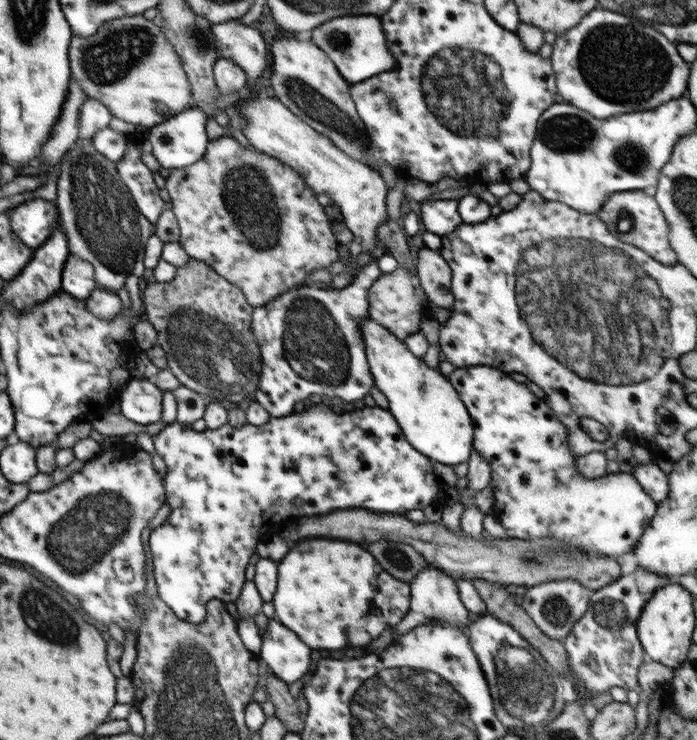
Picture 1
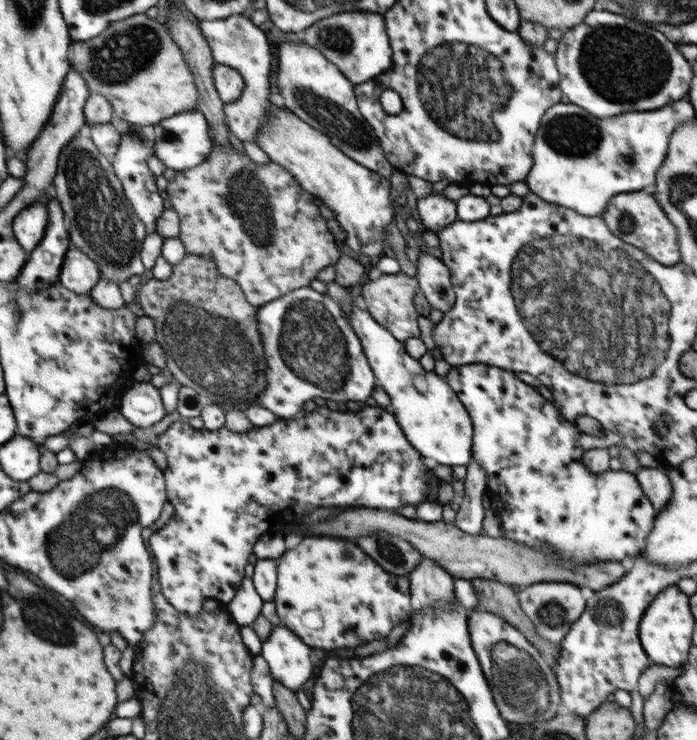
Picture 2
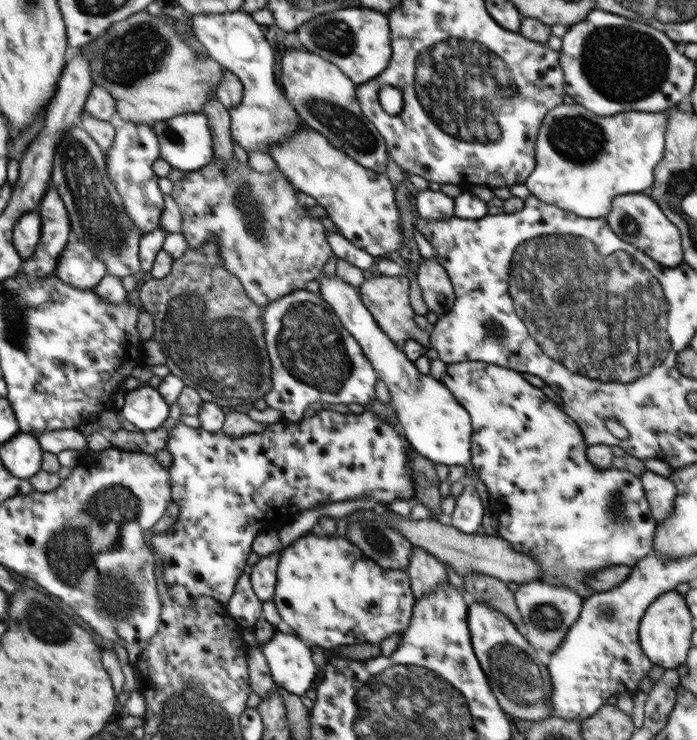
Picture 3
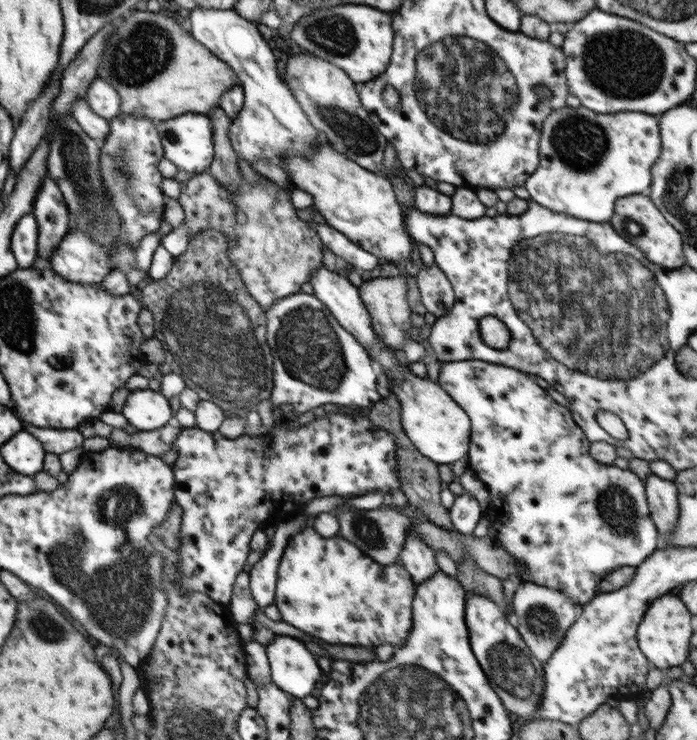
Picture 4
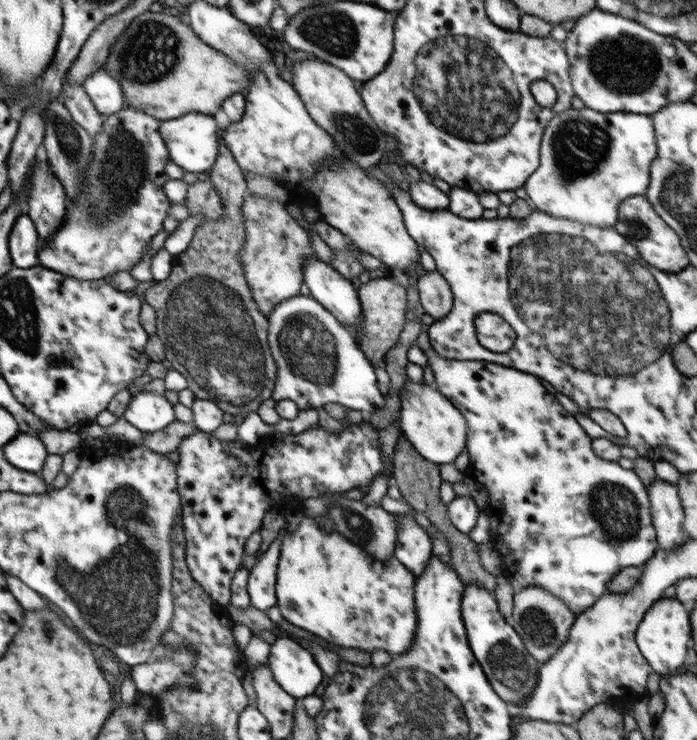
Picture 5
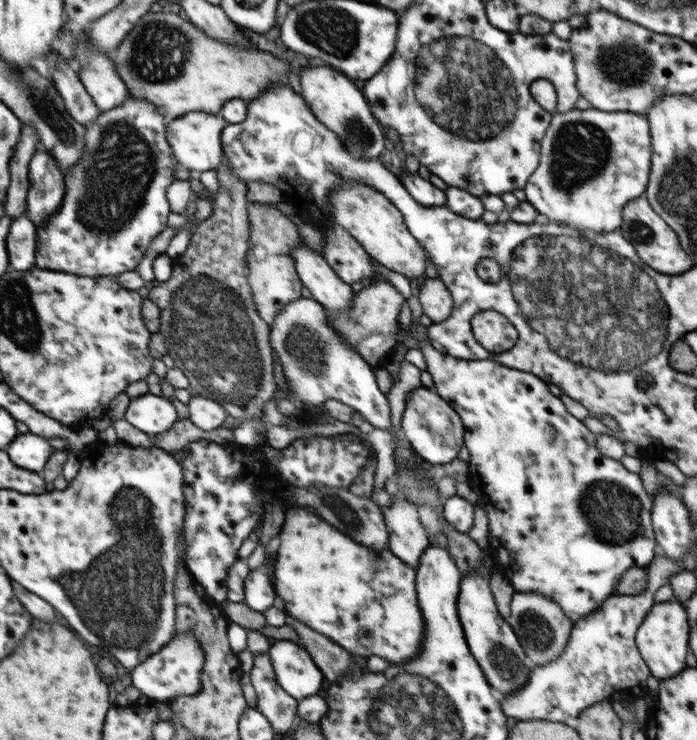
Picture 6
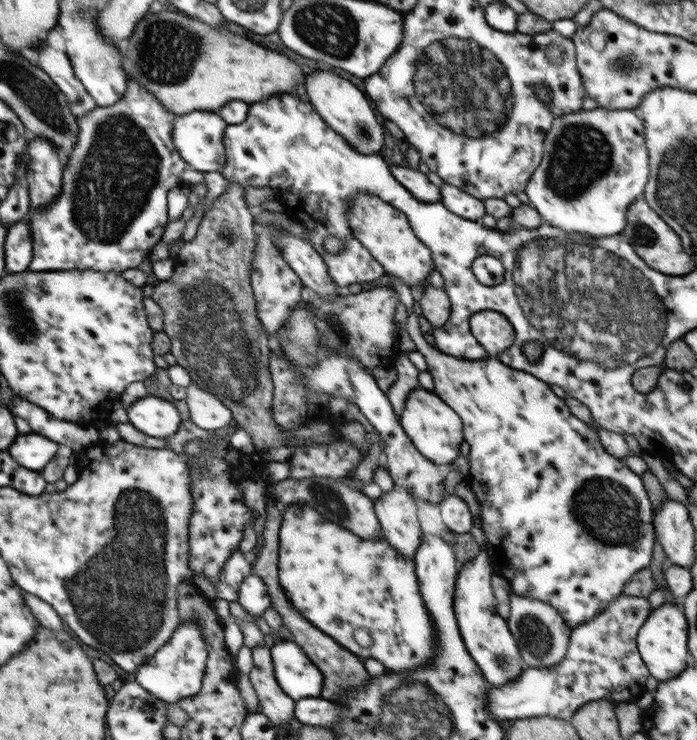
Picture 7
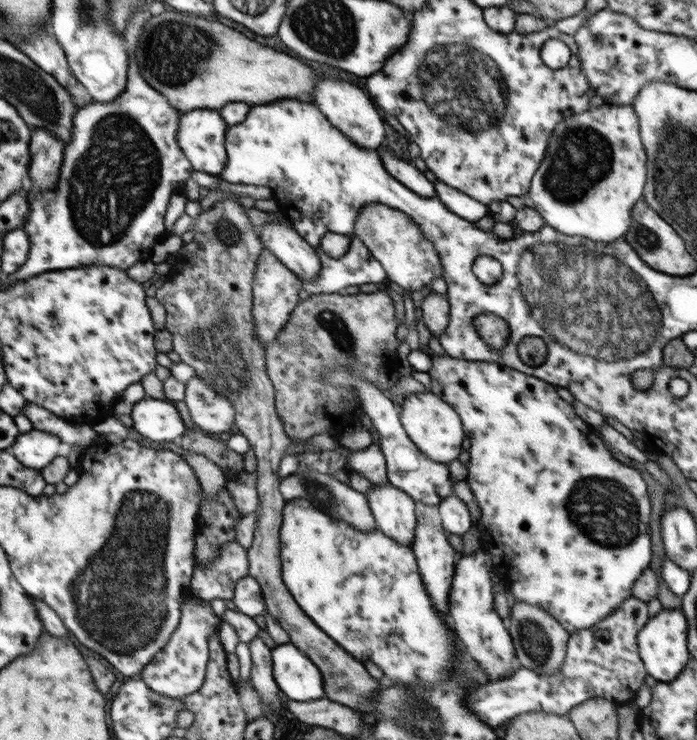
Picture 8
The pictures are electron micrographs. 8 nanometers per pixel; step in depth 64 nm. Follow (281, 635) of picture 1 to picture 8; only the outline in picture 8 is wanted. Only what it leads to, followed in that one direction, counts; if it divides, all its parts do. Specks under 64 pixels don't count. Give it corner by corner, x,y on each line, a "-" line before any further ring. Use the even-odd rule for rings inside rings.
288,642
271,649
273,678
287,698
298,702
325,697
322,674
304,653

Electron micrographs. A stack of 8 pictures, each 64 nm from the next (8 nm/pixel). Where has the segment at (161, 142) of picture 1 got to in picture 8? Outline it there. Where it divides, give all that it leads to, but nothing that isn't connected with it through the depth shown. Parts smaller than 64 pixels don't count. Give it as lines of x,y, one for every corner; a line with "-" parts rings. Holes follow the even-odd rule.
197,108
182,114
176,139
178,139
178,145
184,151
184,155
190,161
193,170
211,176
221,175
227,162
227,152
225,149
225,134
227,130
228,126
225,120
216,109

